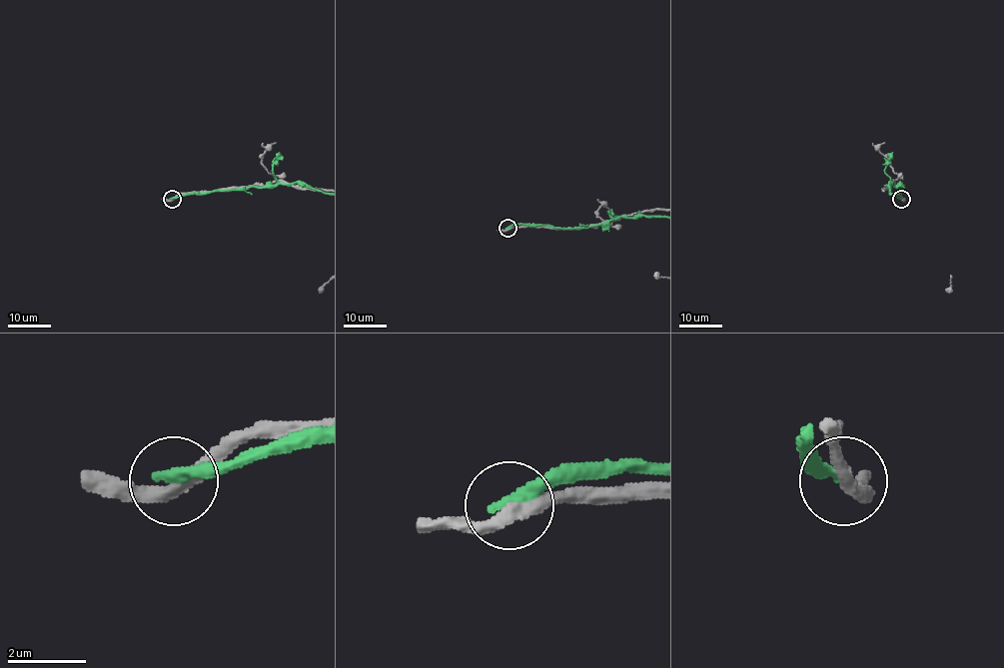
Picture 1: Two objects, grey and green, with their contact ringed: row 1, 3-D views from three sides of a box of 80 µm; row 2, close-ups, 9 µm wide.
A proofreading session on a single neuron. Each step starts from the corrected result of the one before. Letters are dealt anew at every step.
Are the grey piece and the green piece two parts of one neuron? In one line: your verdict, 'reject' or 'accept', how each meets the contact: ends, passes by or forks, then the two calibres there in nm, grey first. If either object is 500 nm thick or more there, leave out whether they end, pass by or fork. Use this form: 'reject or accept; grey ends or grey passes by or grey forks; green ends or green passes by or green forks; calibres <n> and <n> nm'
reject; grey passes by; green ends; calibres 360 and 340 nm

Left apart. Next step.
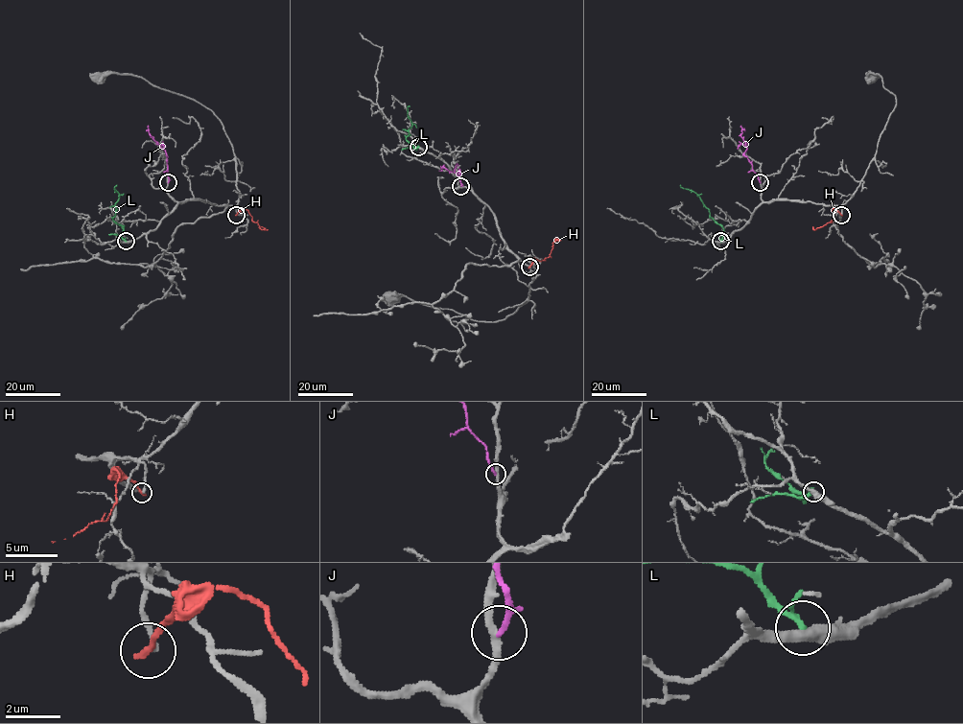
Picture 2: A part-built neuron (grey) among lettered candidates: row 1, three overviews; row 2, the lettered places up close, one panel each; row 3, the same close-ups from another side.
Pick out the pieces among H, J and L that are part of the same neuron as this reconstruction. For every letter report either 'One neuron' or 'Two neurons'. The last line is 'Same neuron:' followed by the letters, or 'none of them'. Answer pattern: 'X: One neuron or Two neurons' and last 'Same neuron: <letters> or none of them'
H: Two neurons
J: Two neurons
L: Two neurons
Same neuron: none of them

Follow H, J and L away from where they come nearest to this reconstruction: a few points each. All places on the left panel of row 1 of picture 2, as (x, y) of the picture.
H: (237, 215), (246, 208), (259, 228), (268, 230)
J: (168, 182), (167, 155), (149, 133), (148, 126)
L: (126, 241), (122, 237), (122, 225), (112, 220), (119, 198), (114, 189), (117, 185)

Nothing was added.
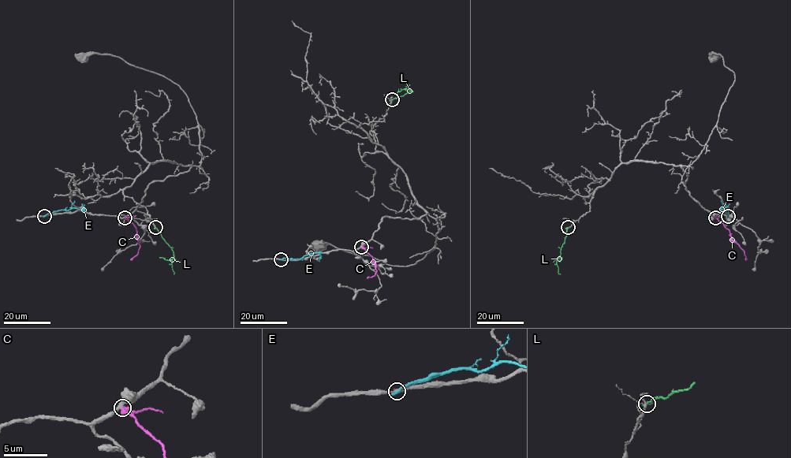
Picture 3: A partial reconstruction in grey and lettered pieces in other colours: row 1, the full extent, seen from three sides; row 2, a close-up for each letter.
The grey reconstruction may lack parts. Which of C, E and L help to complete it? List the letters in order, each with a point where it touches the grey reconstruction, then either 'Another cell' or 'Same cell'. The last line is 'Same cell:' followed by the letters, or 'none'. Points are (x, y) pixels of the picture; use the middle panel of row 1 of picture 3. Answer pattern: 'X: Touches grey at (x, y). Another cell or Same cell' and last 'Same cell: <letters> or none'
C: Touches grey at (361, 247). Another cell
E: Touches grey at (281, 259). Another cell
L: Touches grey at (392, 99). Another cell
Same cell: none

